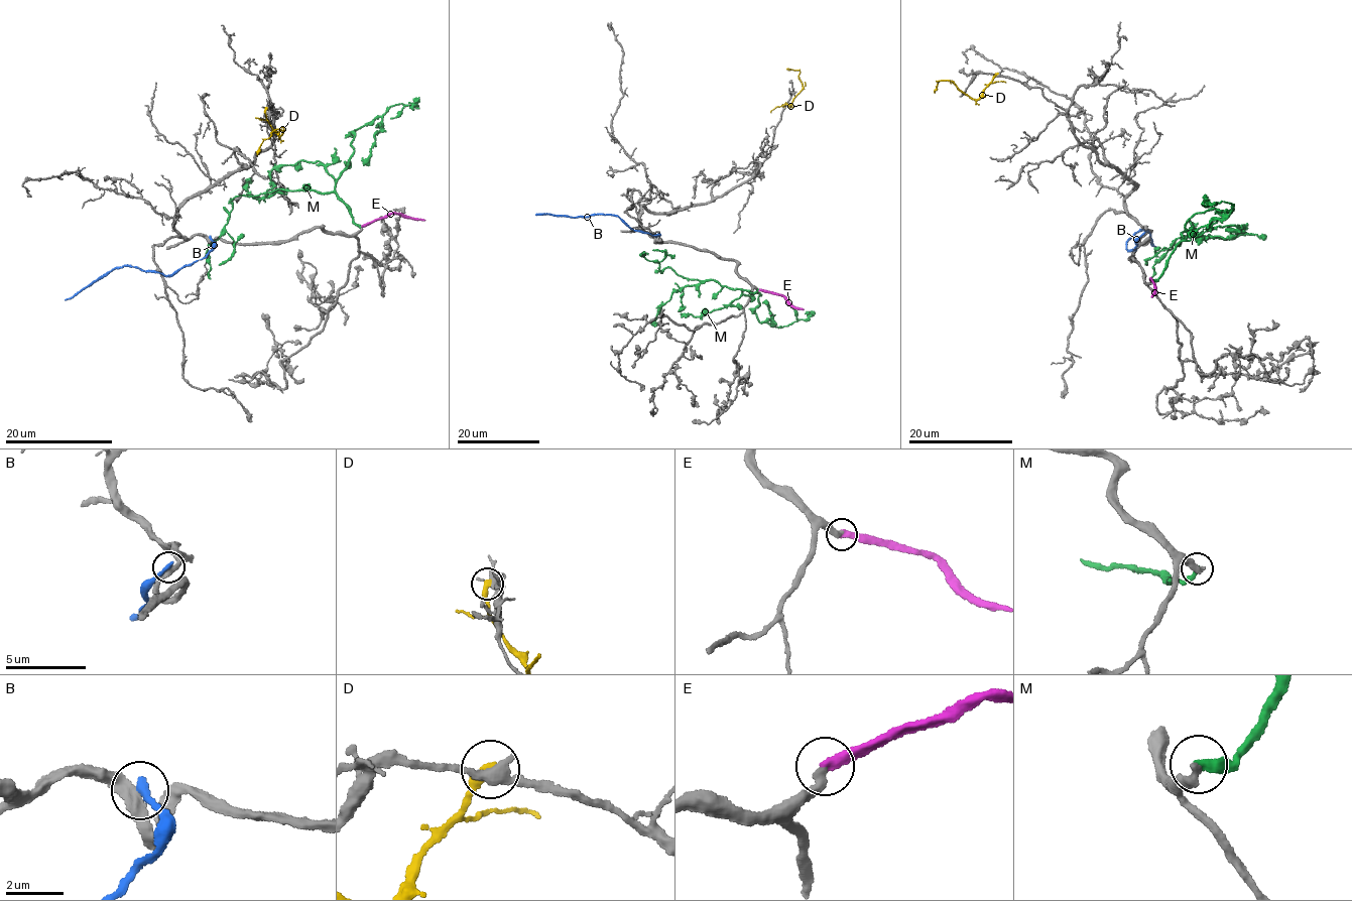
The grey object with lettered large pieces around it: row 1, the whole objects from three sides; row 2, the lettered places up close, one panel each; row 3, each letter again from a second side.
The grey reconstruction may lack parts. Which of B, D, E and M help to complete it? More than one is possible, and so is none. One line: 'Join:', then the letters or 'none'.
Join: E

